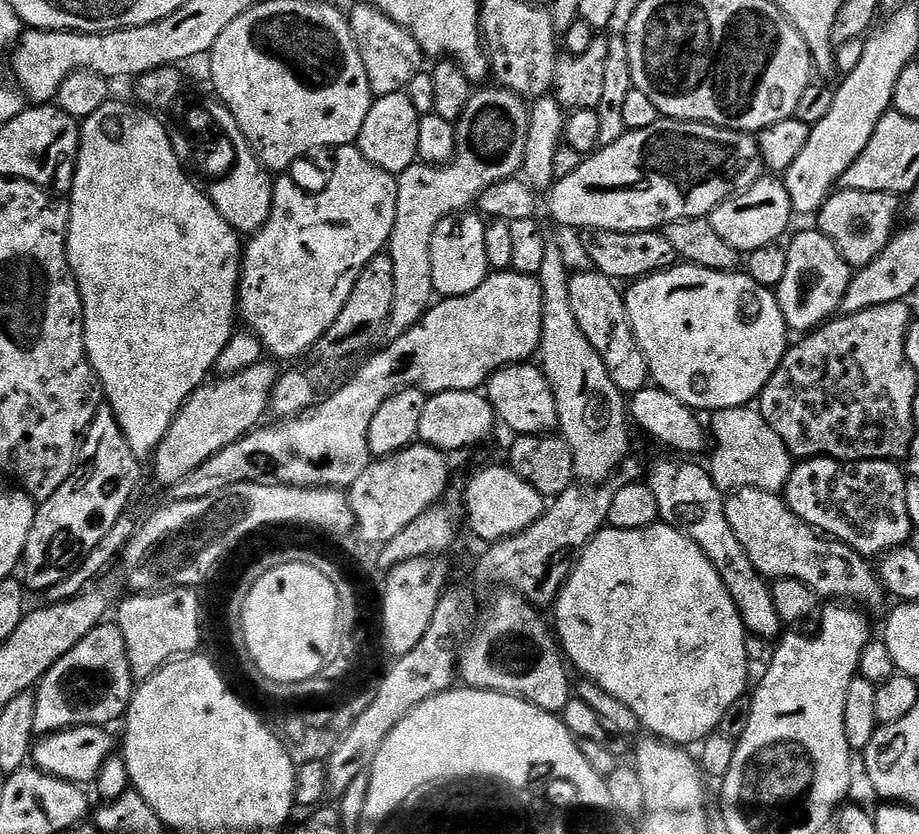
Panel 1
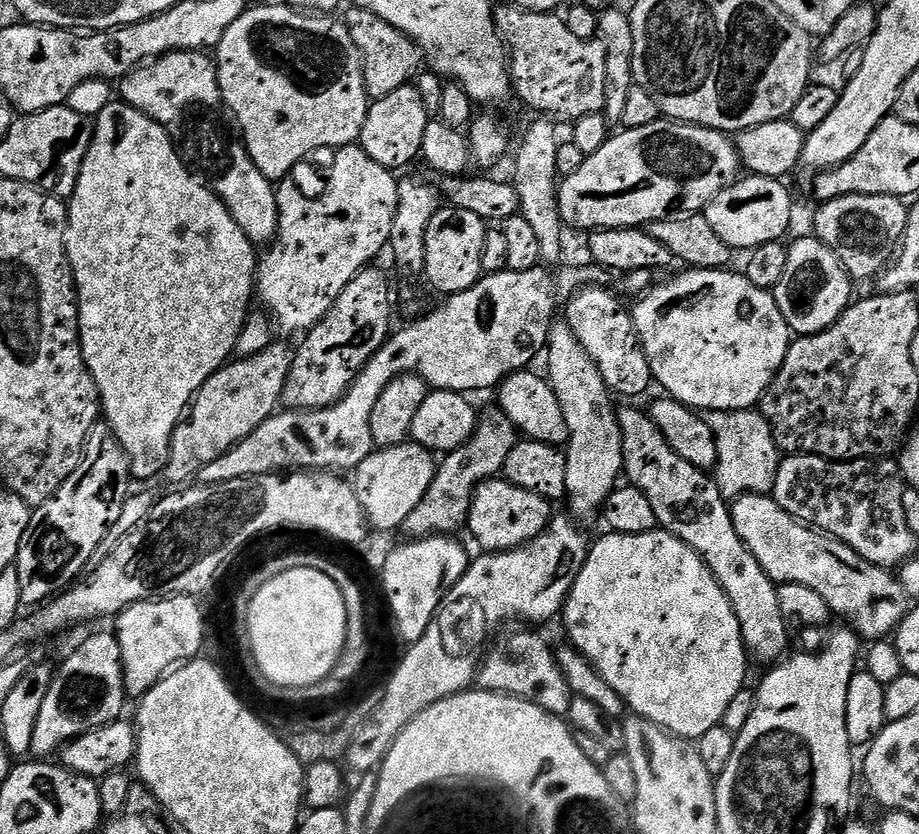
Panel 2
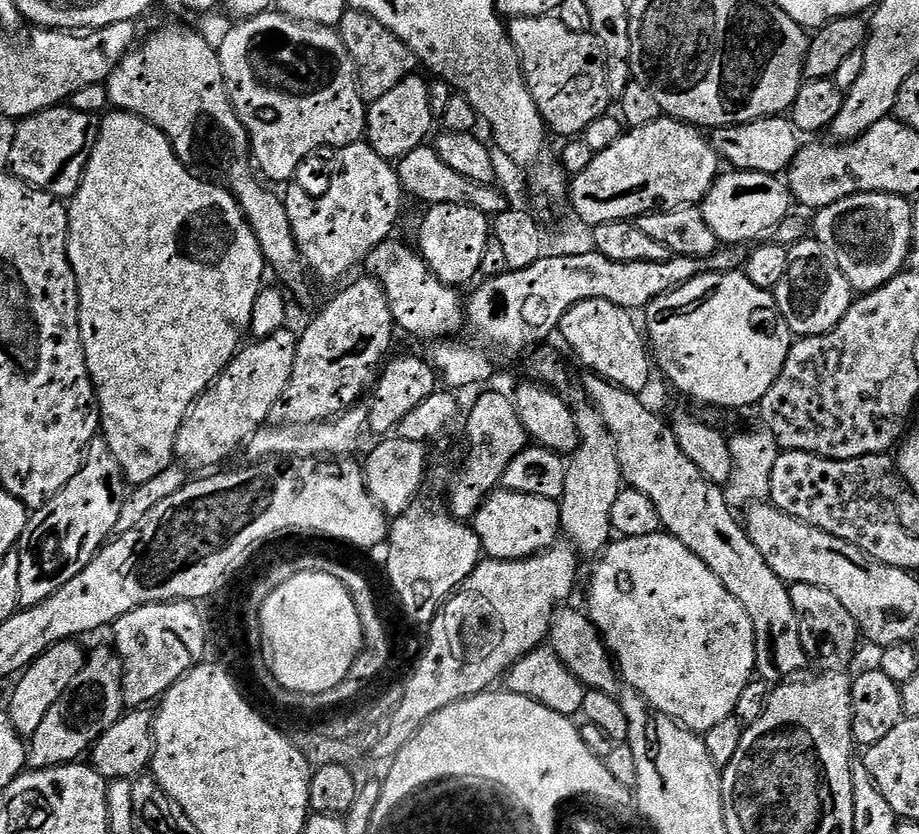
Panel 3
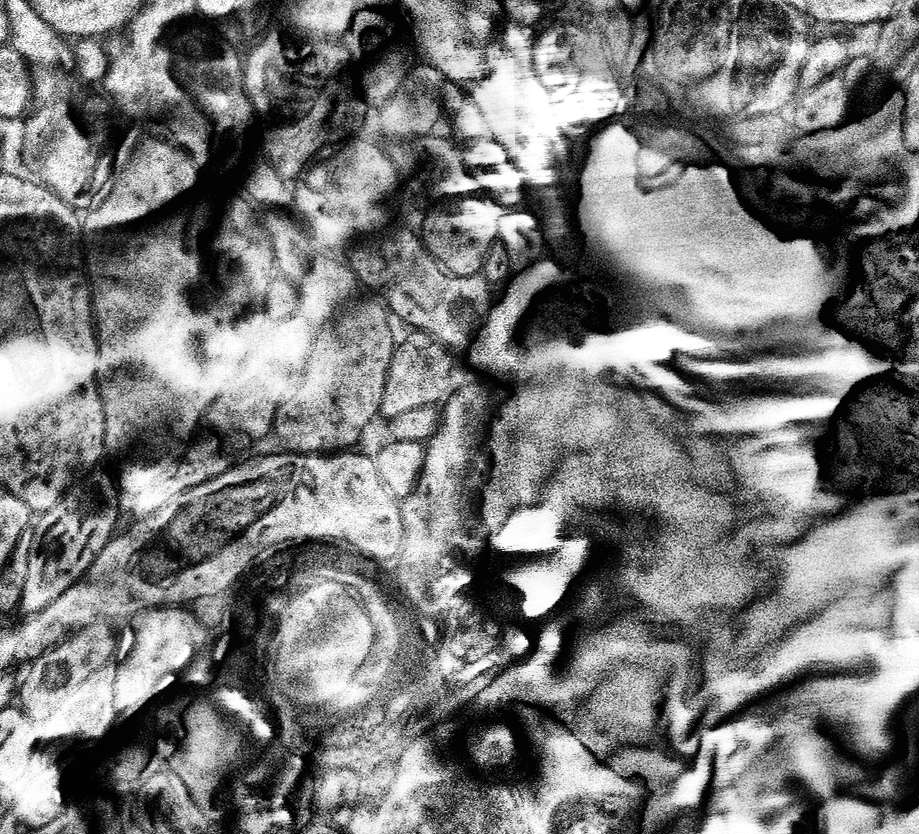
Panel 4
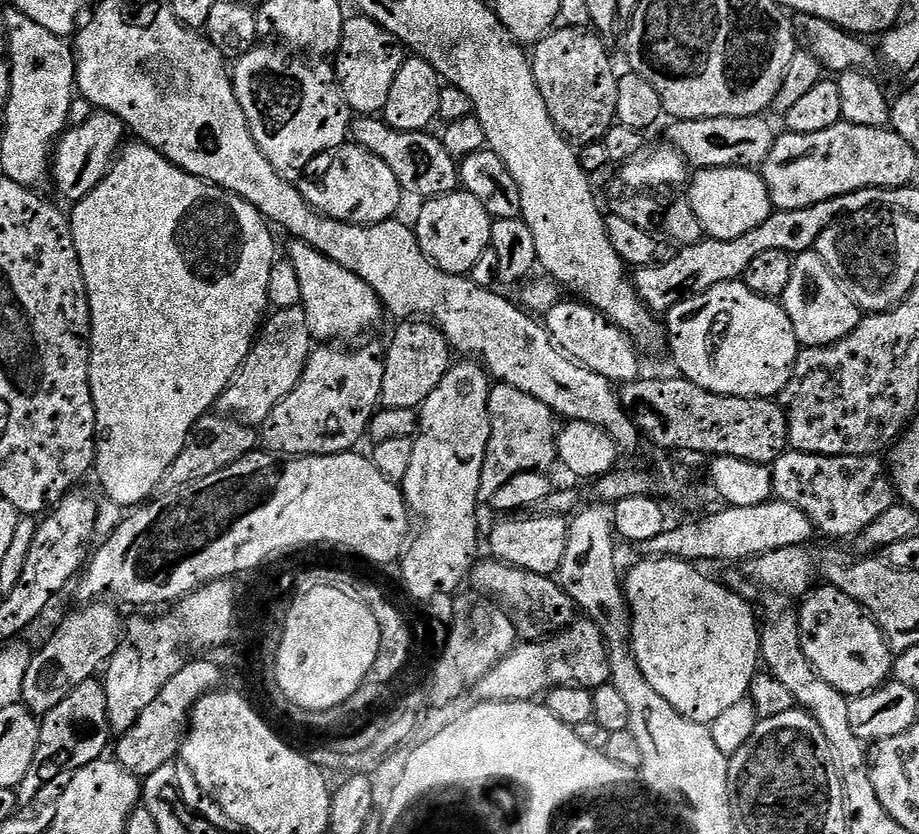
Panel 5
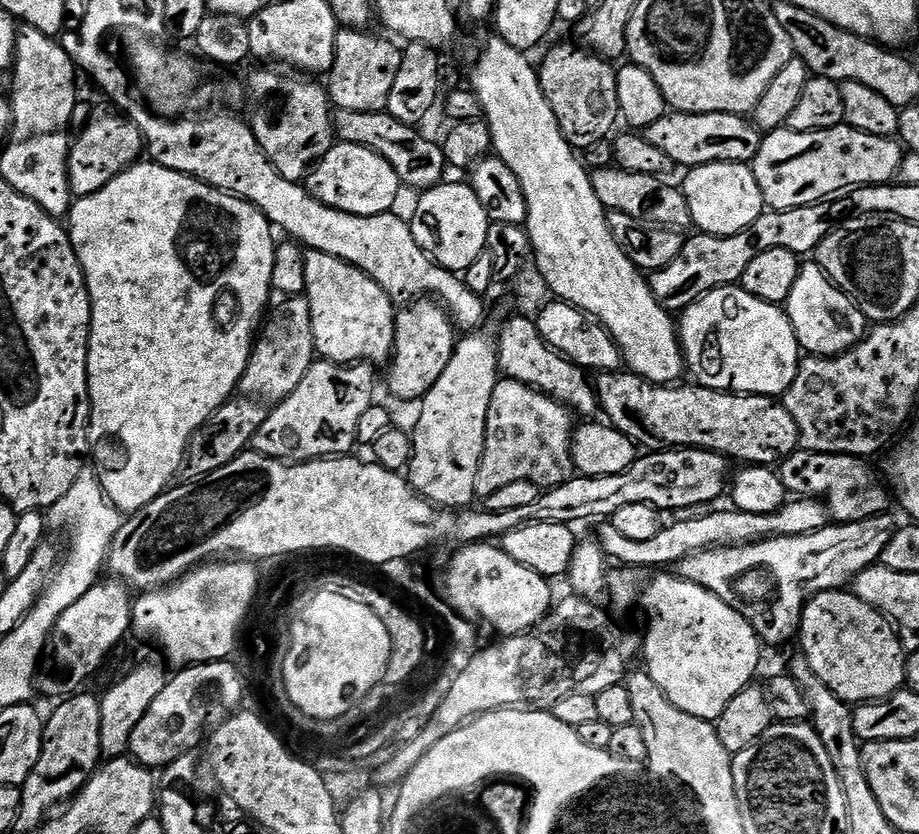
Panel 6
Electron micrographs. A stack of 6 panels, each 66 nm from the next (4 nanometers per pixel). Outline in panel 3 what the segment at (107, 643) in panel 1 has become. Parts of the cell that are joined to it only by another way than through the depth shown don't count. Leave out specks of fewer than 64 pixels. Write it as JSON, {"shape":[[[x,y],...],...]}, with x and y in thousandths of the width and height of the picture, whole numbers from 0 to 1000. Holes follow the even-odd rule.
{"shape":[[[109,777],[92,790],[81,818],[72,823],[70,836],[59,842],[59,847],[54,847],[54,856],[46,861],[46,871],[41,871],[30,892],[32,922],[62,921],[65,916],[77,916],[95,908],[107,885],[111,885],[111,880],[115,880],[115,875],[131,863],[137,849],[135,794],[129,782],[118,777]]]}

